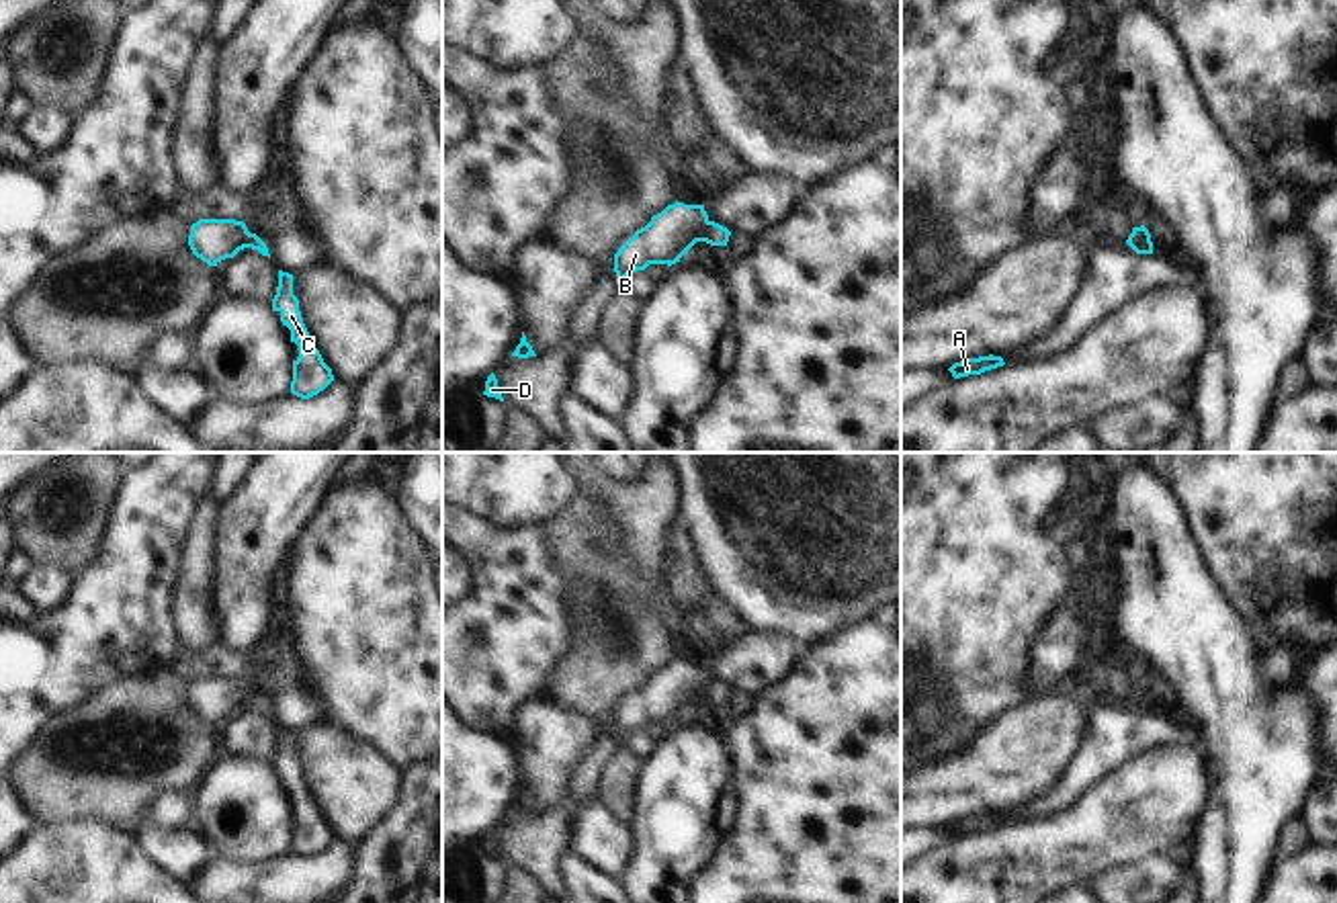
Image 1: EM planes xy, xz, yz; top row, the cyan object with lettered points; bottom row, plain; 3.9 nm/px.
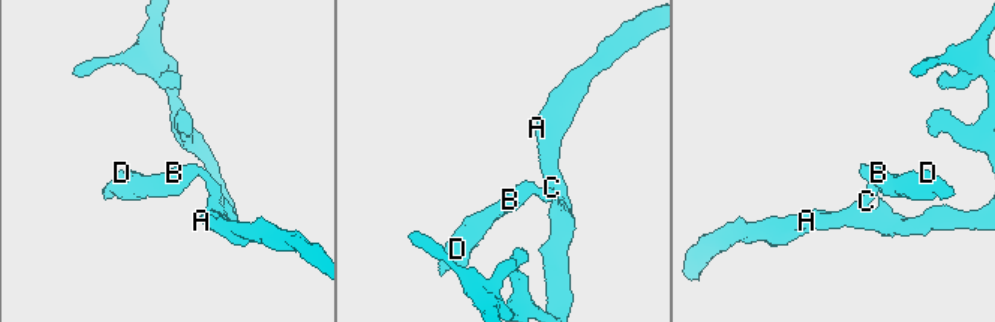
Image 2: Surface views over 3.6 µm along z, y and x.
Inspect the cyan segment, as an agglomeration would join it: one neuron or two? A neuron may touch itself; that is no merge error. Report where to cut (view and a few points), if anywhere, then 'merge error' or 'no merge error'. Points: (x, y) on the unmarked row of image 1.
cut in xz along (709, 680), (697, 699); merge error

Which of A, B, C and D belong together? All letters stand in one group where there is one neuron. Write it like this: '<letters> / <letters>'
A C / B D

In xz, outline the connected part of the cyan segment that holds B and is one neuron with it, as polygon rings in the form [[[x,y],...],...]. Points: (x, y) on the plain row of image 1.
[[[667,663],[651,680],[637,688],[614,713],[616,743],[631,731],[645,729],[649,723],[676,723],[698,700],[708,682],[704,663]]]

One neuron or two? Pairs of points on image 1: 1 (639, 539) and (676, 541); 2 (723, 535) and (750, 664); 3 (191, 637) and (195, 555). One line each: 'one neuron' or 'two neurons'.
1: two neurons
2: two neurons
3: one neuron

